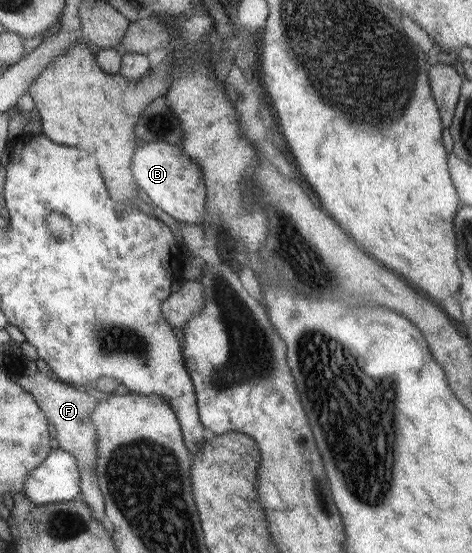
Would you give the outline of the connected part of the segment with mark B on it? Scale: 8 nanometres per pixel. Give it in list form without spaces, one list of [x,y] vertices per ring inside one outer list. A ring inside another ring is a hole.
[[[154,141],[140,146],[133,153],[129,168],[138,187],[160,211],[164,211],[172,219],[199,226],[207,219],[206,188],[202,170],[179,145]]]

